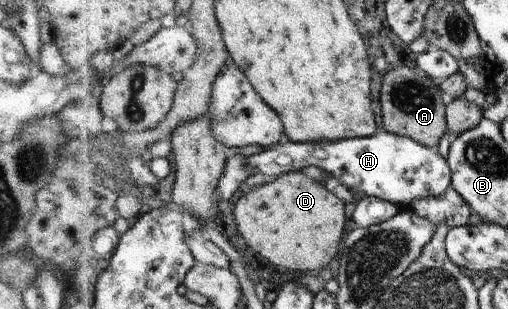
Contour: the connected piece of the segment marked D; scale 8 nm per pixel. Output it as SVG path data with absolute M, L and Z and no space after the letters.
M303 171L281 175L277 180L254 187L237 202L236 224L245 241L274 266L289 270L323 270L343 243L345 204L325 183Z

